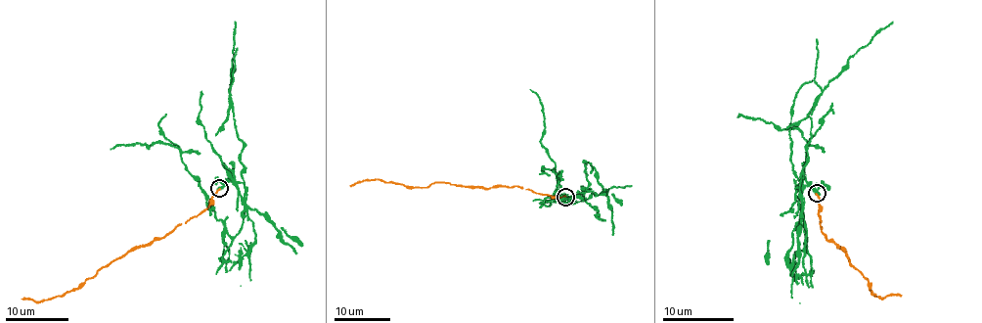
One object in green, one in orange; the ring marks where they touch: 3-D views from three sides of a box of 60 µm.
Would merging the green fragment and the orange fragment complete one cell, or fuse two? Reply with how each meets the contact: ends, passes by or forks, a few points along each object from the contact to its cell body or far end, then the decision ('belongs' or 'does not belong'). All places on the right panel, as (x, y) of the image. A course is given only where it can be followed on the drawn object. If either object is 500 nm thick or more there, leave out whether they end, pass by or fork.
green passes by; orange ends there; green runs (817, 193), (806, 186), (802, 198), (804, 248), (805, 223), (796, 193), (807, 144), (795, 127), (736, 116); orange runs (817, 193), (822, 231), (826, 239), (843, 246), (876, 297), (902, 294); does not belong

